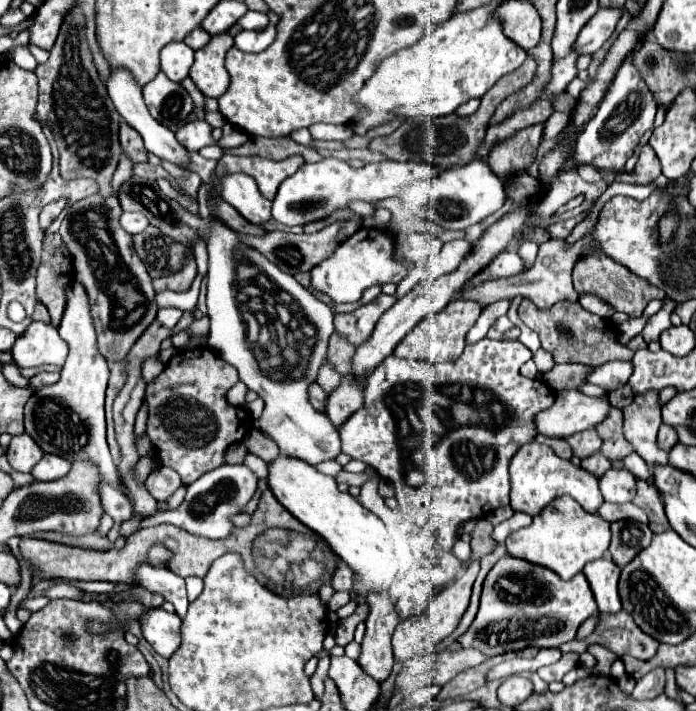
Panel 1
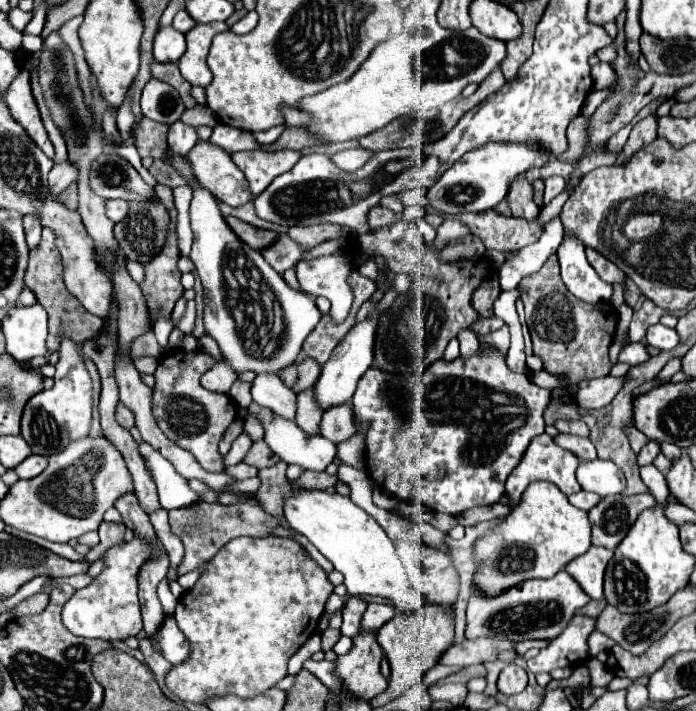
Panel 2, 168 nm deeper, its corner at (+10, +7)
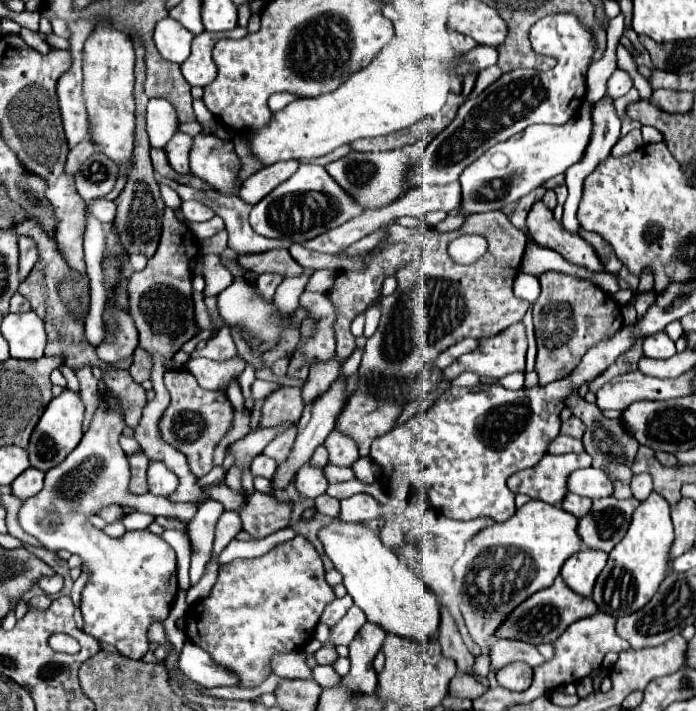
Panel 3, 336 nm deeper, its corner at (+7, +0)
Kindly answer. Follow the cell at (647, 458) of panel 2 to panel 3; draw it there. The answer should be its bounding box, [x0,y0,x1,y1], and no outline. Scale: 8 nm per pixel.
[631,473,653,499]

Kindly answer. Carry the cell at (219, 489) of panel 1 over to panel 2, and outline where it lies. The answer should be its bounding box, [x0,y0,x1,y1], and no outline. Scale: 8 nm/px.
[226,462,258,480]

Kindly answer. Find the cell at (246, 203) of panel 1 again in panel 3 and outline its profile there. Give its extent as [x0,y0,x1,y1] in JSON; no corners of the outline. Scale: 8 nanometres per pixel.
[191,135,239,195]

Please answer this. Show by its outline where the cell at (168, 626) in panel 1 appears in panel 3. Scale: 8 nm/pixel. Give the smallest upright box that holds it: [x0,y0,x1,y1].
[179,641,237,689]

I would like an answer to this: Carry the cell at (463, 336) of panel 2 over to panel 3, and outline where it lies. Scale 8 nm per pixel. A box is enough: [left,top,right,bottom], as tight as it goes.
[451,371,479,387]

